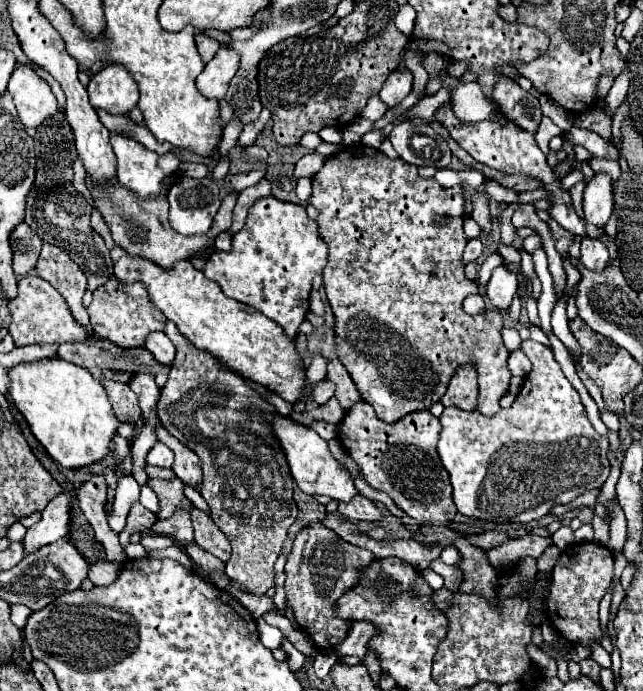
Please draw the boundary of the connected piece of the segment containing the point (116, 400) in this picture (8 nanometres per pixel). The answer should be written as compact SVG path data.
M103 382L103 386L115 408L115 416L119 416L121 422L135 424L135 420L141 416L141 408L139 408L137 396L131 392L131 388L127 388L127 384L119 384L119 382Z

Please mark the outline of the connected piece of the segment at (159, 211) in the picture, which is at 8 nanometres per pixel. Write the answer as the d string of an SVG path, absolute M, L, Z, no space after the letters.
M85 176L85 188L91 192L93 206L101 212L105 224L109 226L109 232L111 232L115 244L121 246L129 256L139 256L139 258L151 260L153 264L157 264L159 268L165 268L165 270L171 270L175 266L175 262L179 262L179 260L191 260L195 256L205 256L213 248L213 240L217 238L217 234L229 230L231 212L233 212L233 206L237 202L237 192L231 192L223 198L221 208L215 216L213 228L207 234L203 234L203 236L201 234L199 236L179 236L167 220L167 212L169 212L167 180L163 182L161 194L157 198L141 198L135 192L123 188L123 184L117 184L117 178L109 188L109 184L97 186L97 184L93 184L93 180L89 176Z

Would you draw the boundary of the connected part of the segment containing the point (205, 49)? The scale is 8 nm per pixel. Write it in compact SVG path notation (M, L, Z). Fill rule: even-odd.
M197 32L197 34L195 34L195 44L197 44L199 56L201 56L203 62L209 62L209 60L215 56L215 52L221 48L221 44L219 44L217 40L207 38L203 32Z

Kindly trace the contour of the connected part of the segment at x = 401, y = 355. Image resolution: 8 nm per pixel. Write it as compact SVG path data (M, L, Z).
M355 144L355 146L347 146L343 148L339 154L329 156L325 166L313 176L313 194L311 194L311 204L319 210L319 218L317 218L317 226L319 226L319 236L321 240L327 244L329 248L329 258L327 264L323 268L323 286L327 292L327 300L331 304L333 316L335 316L335 346L337 346L337 356L343 362L343 366L347 368L349 376L353 378L361 398L365 402L369 402L377 414L379 420L393 424L397 420L401 420L403 416L411 414L411 412L419 412L419 410L429 410L431 404L439 402L441 396L445 394L451 376L457 372L459 366L463 364L473 364L477 370L477 380L479 380L479 412L485 416L493 416L495 412L501 410L499 406L499 398L507 392L509 388L509 378L511 372L507 368L507 358L509 358L509 350L505 348L503 340L501 340L501 328L503 328L503 316L499 310L483 310L477 316L471 316L463 310L463 300L469 294L477 294L477 284L467 280L463 274L463 264L461 264L461 254L463 254L463 240L467 236L459 236L459 228L455 228L455 220L459 220L459 216L463 216L463 194L461 194L461 186L453 186L453 188L443 188L437 180L433 178L421 178L417 174L417 168L411 164L403 164L403 160L391 160L387 158L381 150L375 148L367 148L363 144Z

